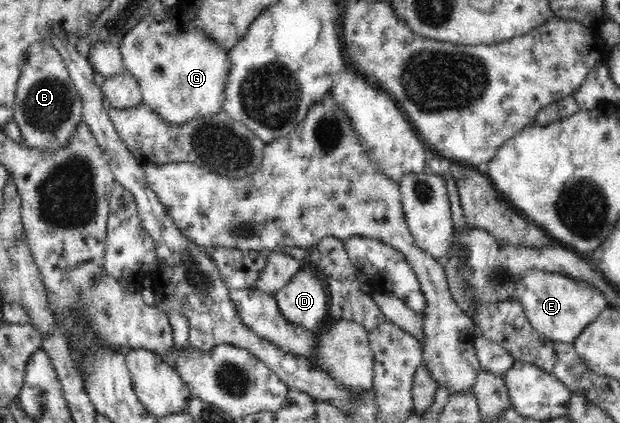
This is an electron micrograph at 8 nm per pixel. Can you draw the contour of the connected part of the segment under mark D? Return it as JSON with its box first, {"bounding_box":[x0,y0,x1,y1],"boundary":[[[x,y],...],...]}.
{"bounding_box":[273,268,329,330],"boundary":[[[315,268],[301,269],[273,296],[281,314],[306,330],[318,330],[329,318],[323,278]]]}

